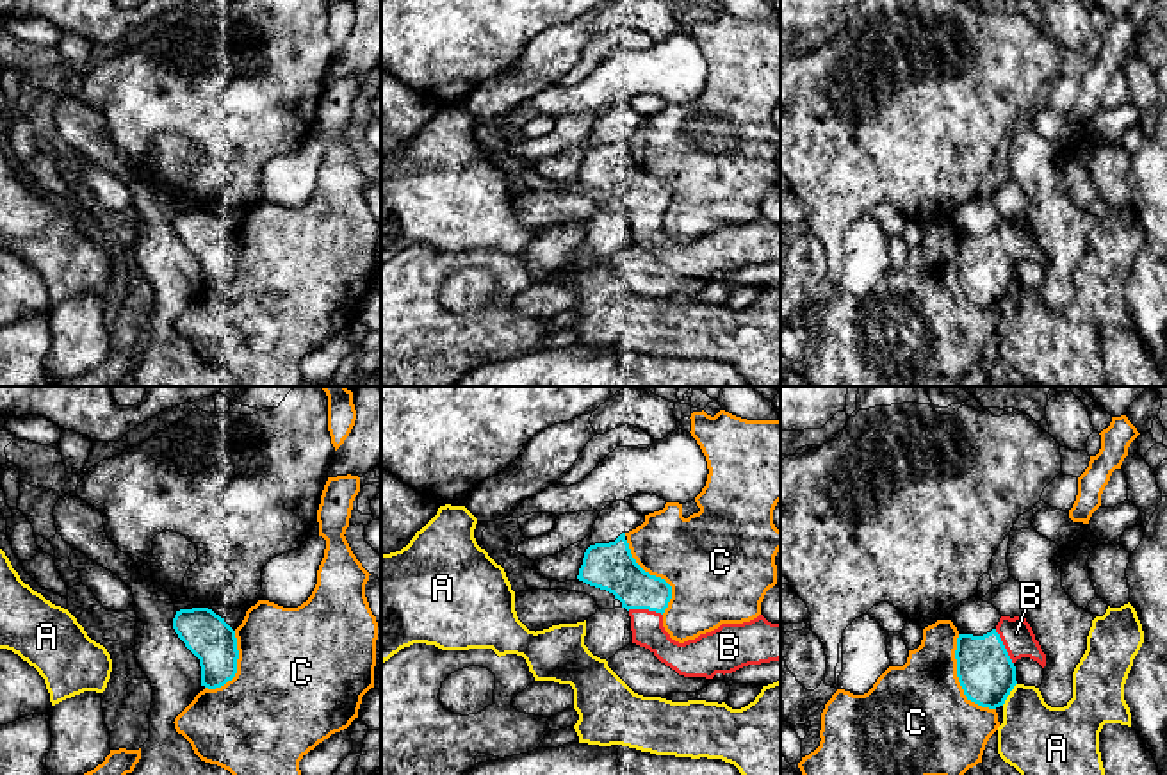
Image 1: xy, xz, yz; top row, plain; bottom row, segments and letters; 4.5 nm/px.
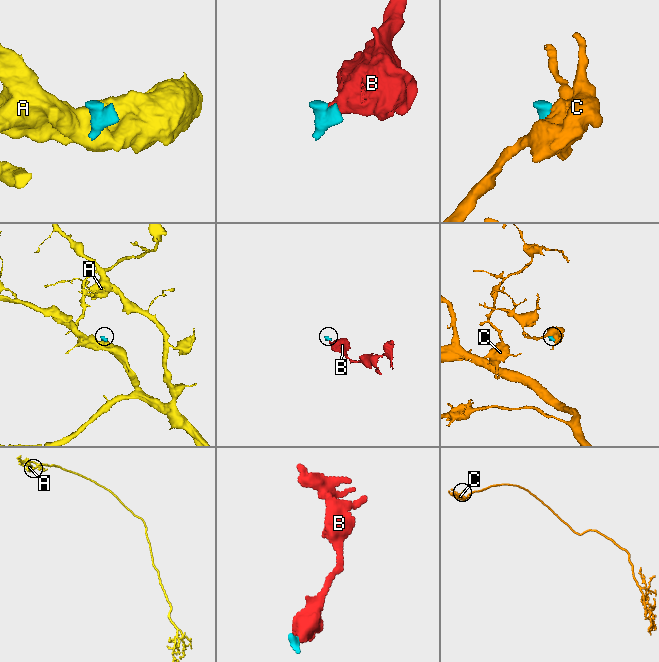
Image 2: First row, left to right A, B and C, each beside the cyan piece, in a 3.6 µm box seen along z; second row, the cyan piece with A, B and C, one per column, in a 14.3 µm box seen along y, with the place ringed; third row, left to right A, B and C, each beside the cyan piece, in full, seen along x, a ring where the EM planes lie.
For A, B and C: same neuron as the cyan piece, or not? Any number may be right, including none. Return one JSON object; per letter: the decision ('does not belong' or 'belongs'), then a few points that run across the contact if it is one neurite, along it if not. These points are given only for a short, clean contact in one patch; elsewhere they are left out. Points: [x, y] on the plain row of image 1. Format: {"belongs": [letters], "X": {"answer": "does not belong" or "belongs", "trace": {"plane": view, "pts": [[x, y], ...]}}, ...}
{"belongs": ["B"], "A": {"answer": "does not belong"}, "B": {"answer": "belongs"}, "C": {"answer": "does not belong"}}

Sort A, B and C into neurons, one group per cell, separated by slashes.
A / B / C

